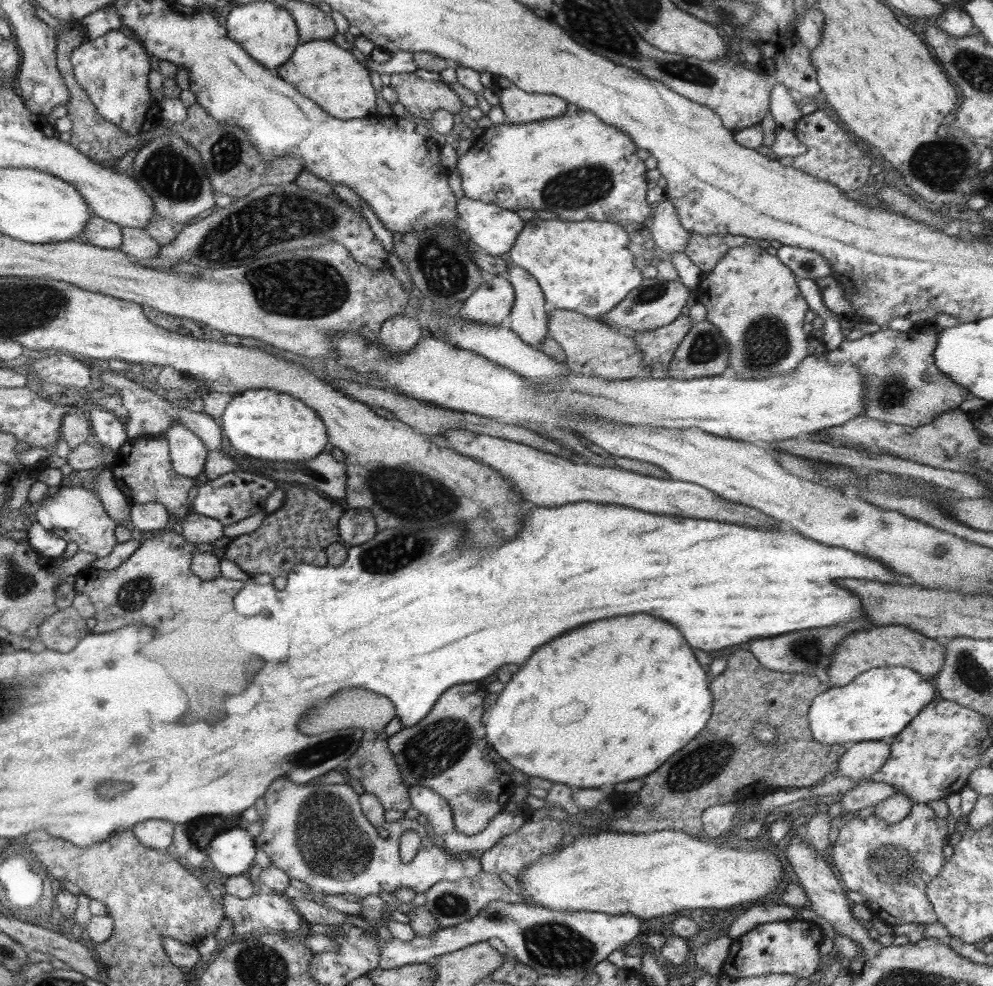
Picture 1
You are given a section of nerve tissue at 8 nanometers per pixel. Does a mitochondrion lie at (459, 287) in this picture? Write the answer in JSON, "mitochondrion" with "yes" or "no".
{"mitochondrion":"yes"}

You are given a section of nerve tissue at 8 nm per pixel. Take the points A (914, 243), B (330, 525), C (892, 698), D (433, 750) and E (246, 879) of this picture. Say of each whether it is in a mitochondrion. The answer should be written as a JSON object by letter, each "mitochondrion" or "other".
{"A":"other","B":"other","C":"other","D":"mitochondrion","E":"other"}

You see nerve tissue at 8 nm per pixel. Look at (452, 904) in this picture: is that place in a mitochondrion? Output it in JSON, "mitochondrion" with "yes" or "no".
{"mitochondrion":"yes"}

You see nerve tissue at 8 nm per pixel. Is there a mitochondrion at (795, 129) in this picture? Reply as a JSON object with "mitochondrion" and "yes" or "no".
{"mitochondrion":"no"}

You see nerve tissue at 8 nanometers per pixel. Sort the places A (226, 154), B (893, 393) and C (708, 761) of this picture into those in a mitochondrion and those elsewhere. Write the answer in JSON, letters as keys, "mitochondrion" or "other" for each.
{"A":"mitochondrion","B":"mitochondrion","C":"mitochondrion"}

